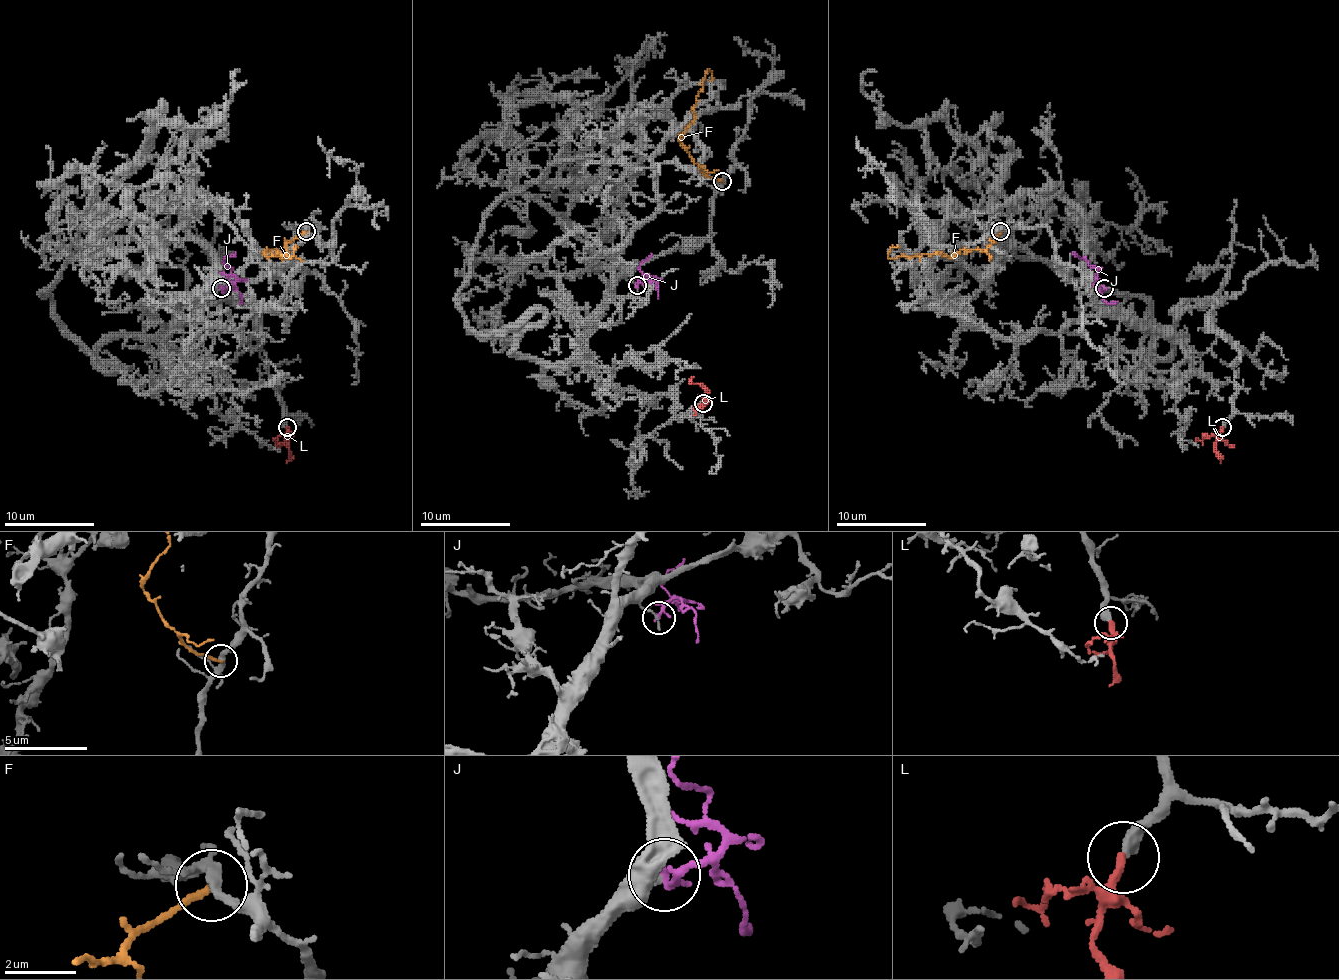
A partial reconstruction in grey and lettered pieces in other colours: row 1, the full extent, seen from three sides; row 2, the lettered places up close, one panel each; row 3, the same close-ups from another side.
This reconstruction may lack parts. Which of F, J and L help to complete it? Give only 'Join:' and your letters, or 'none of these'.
Join: L

